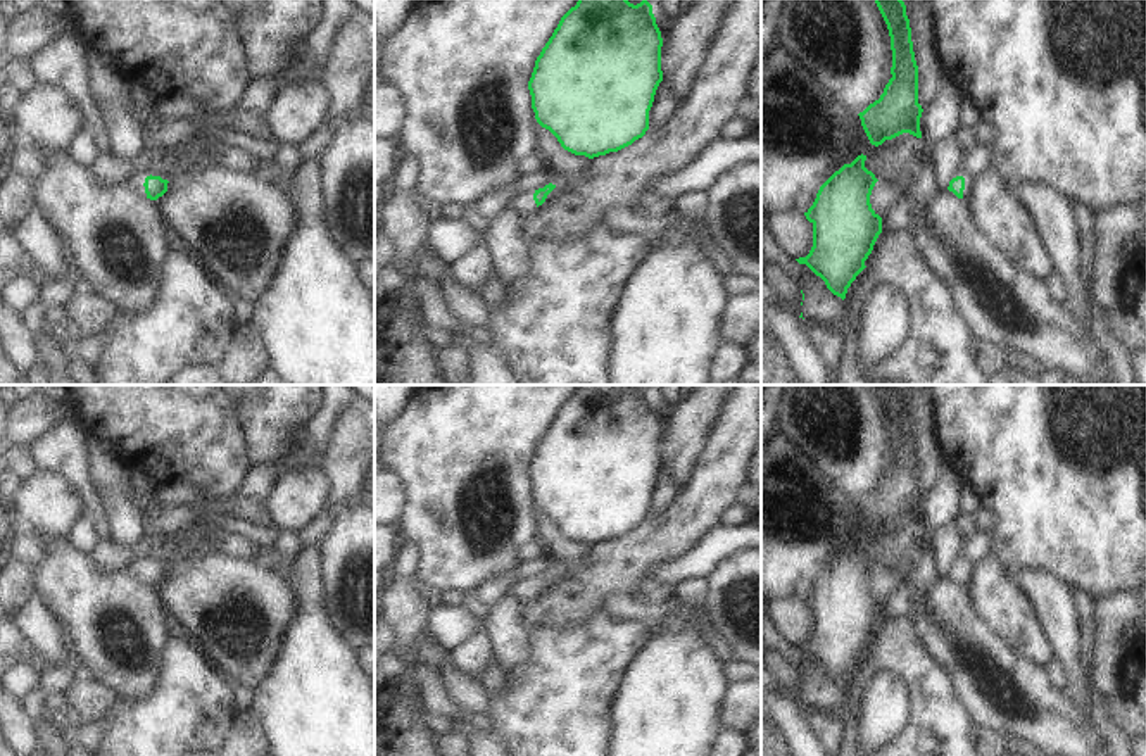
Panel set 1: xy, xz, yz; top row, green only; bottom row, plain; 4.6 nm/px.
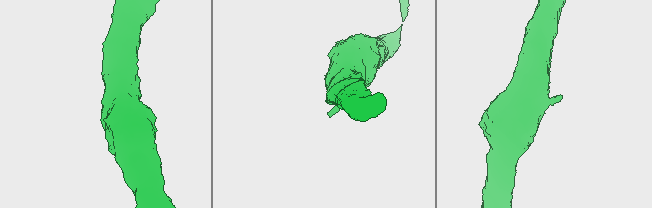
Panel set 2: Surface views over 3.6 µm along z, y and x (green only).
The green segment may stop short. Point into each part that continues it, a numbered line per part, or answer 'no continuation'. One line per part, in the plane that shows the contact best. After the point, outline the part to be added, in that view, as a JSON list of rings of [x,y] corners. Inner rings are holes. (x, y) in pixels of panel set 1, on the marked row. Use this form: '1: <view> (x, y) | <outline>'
1: xy (137, 180) | [[[143,171],[143,173],[135,173],[128,181],[126,181],[126,185],[135,192],[135,193],[138,193],[138,195],[142,195],[142,197],[147,197],[147,193],[145,193],[145,186],[143,186],[143,183],[145,183],[145,178],[147,176],[161,176],[162,180],[171,180],[171,173],[166,173],[166,174],[159,174],[159,173],[154,173],[154,171]]]

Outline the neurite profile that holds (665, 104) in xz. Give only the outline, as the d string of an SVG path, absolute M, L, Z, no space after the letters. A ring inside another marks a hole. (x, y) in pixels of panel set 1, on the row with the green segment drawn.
M663 79L656 90L652 107L649 110L649 126L658 129L670 121L677 109L677 100L666 81Z

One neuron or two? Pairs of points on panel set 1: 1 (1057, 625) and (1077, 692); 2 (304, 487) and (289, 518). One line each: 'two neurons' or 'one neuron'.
1: one neuron
2: one neuron

